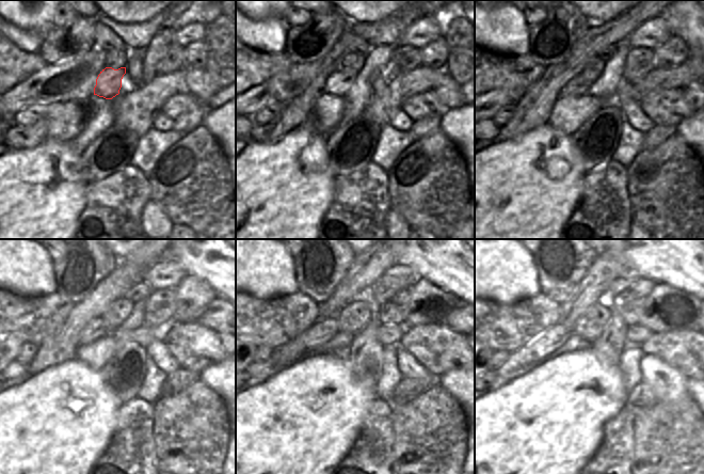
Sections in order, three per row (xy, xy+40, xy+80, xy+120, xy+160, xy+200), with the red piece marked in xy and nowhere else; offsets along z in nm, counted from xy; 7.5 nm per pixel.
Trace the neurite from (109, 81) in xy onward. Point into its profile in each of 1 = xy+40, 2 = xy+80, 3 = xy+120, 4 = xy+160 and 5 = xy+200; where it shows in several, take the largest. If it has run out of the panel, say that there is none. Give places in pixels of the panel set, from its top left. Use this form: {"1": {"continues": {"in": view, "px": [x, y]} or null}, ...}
{"1": {"continues": {"in": "xy+40", "px": [338, 83]}}, "2": {"continues": {"in": "xy+80", "px": [578, 85]}}, "3": {"continues": {"in": "xy+120", "px": [96, 328]}}, "4": {"continues": {"in": "xy+160", "px": [310, 341]}}, "5": {"continues": {"in": "xy+200", "px": [536, 350]}}}

